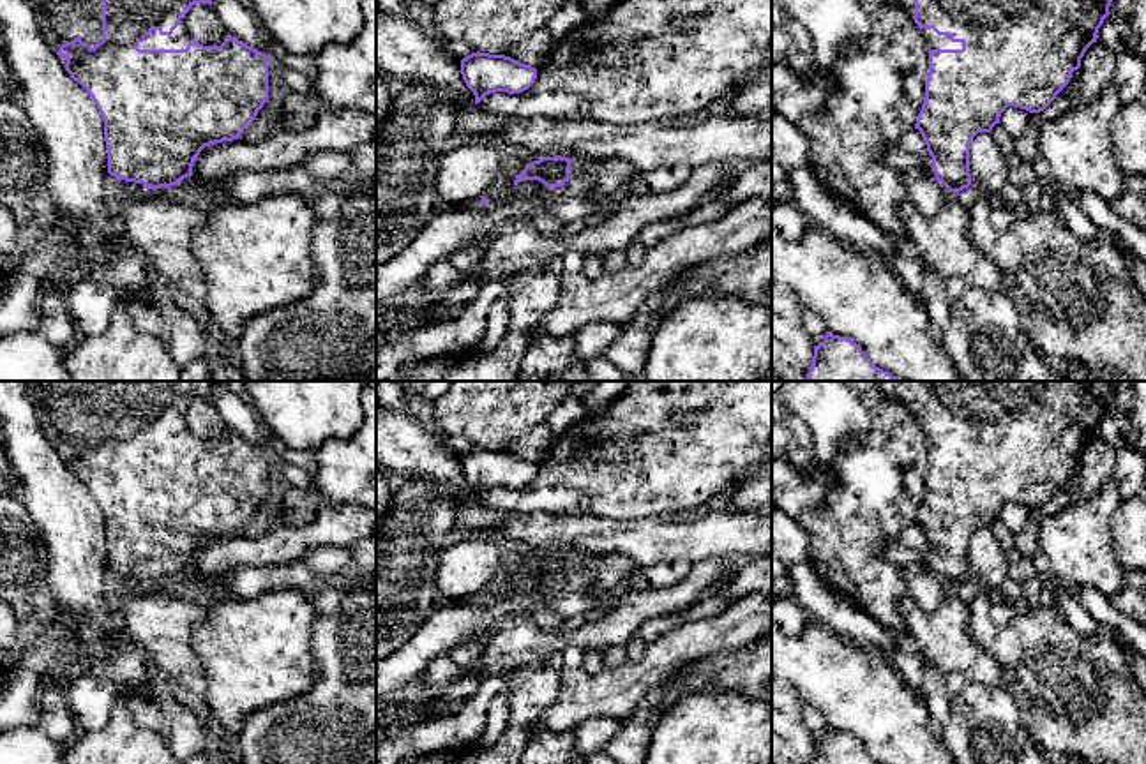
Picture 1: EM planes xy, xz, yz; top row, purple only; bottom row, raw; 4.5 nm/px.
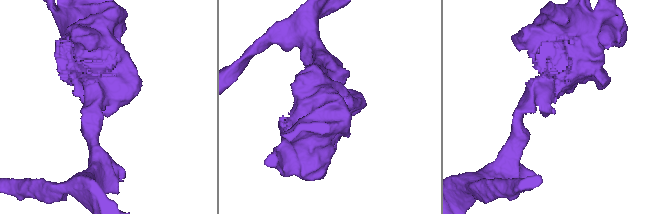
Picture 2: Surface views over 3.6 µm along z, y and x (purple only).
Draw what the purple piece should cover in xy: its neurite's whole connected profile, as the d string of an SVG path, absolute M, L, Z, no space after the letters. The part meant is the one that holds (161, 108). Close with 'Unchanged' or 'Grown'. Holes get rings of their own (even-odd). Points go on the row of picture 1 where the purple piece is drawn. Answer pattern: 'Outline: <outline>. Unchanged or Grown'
Outline: M30 0L42 39L57 51L65 71L95 102L104 122L108 173L143 184L152 191L177 185L192 175L194 159L205 146L233 141L268 101L265 53L226 35L221 46L196 42L185 26L194 4L212 0Z. Grown

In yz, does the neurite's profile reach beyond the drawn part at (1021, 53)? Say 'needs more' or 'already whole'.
needs more

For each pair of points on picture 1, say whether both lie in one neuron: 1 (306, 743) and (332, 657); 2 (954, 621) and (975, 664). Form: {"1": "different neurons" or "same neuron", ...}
{"1": "same neuron", "2": "same neuron"}

